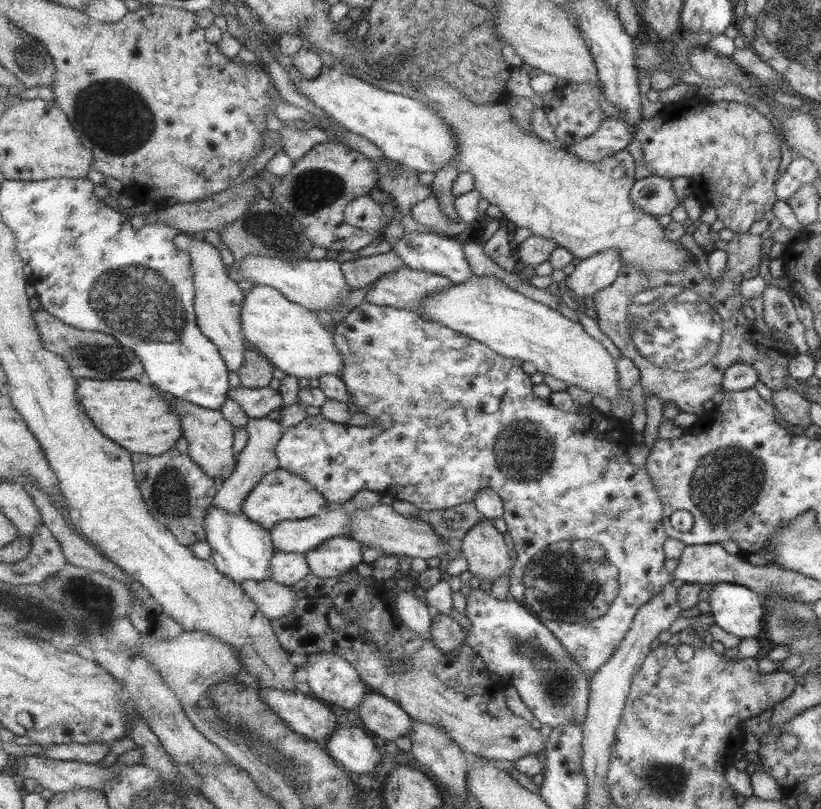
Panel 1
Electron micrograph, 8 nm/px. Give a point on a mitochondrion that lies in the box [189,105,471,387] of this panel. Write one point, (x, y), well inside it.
(315, 188)

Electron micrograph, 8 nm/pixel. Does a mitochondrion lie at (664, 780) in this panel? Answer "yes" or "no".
yes

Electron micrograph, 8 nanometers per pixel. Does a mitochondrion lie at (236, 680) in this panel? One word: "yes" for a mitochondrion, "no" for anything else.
no

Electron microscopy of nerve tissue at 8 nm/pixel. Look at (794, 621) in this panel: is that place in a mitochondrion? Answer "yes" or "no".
yes

